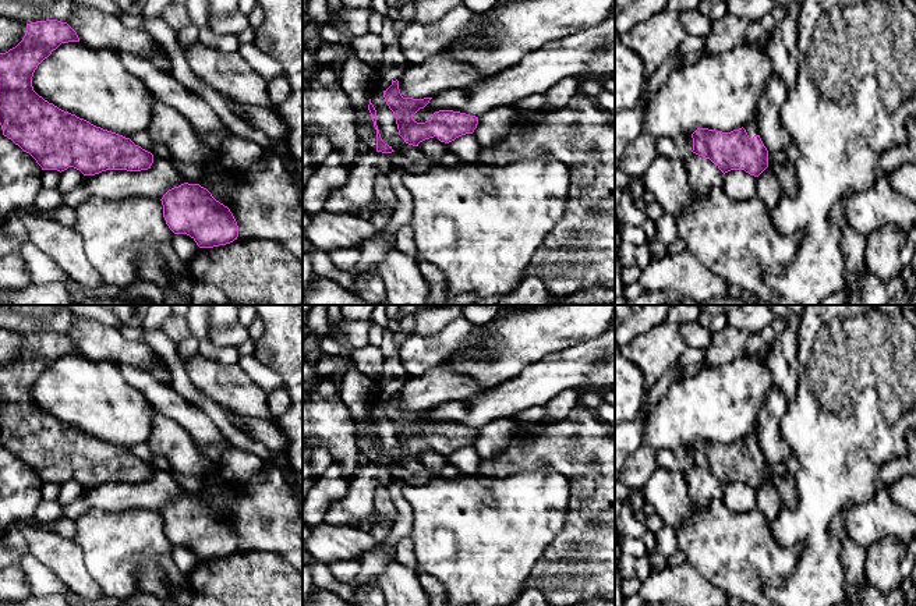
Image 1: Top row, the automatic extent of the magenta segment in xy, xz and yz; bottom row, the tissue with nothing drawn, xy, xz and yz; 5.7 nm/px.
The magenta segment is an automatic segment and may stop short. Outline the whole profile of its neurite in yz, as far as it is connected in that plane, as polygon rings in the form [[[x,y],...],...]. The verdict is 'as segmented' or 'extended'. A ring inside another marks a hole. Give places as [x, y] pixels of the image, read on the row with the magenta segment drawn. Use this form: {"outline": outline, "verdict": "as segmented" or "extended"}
{"outline": [[[749,121],[731,132],[697,128],[692,138],[692,152],[710,159],[724,174],[745,170],[758,177],[768,167],[768,150],[754,123]]], "verdict": "extended"}

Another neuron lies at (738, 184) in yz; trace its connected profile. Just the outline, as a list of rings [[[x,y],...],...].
[[[731,170],[724,174],[724,191],[736,201],[747,201],[757,196],[756,177],[745,170]]]

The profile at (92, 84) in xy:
[[[79,42],[61,43],[33,72],[33,91],[59,109],[125,138],[146,131],[156,98],[145,82],[131,74],[119,53]]]

